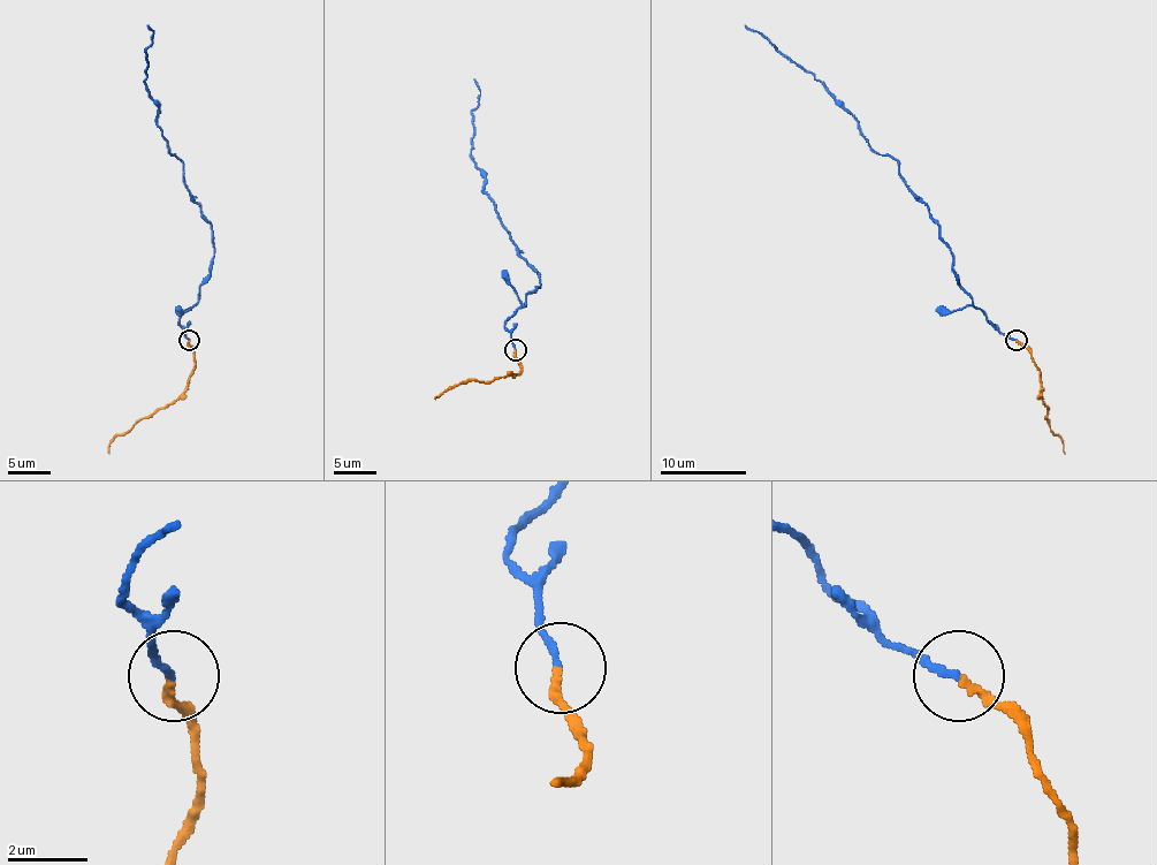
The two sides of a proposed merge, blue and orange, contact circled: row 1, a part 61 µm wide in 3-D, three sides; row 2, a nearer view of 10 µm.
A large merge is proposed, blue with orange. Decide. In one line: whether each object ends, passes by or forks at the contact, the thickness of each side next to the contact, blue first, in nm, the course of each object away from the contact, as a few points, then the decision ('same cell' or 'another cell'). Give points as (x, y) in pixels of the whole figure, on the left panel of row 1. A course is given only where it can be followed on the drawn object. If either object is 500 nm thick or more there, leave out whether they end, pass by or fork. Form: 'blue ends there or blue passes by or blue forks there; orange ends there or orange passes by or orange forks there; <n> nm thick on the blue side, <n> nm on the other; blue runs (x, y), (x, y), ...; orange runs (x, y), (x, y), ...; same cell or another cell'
blue ends there; orange ends there; 170 nm thick on the blue side, 200 nm on the other; blue runs (189, 339), (177, 320), (210, 273), (212, 224), (184, 183), (144, 82), (154, 32), (147, 24); orange runs (189, 339), (195, 365), (187, 388), (114, 440), (107, 453); same cell

